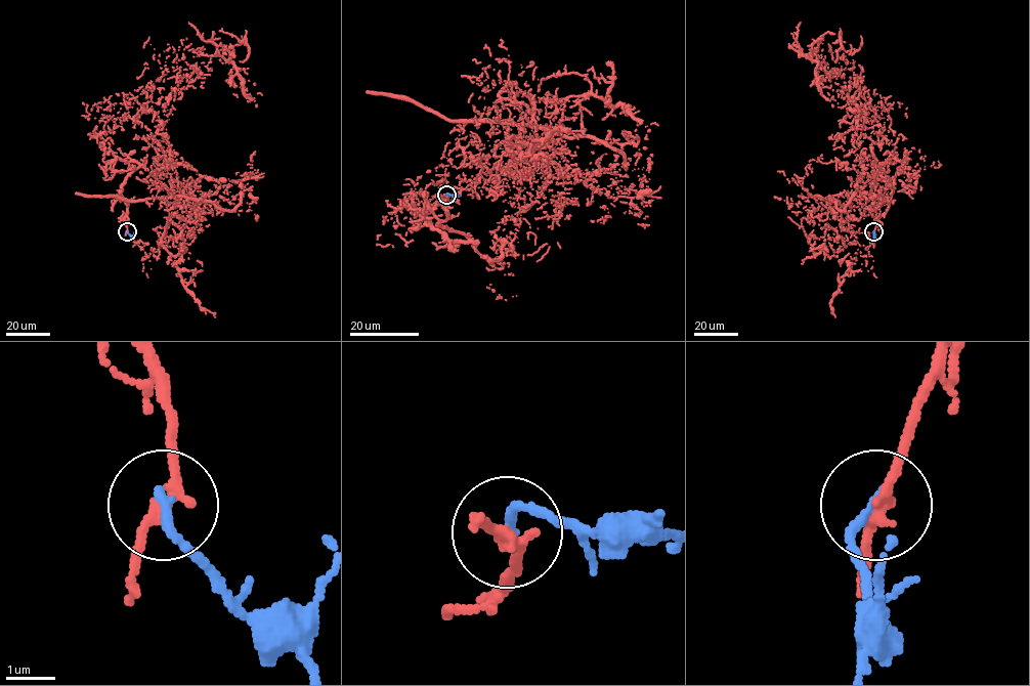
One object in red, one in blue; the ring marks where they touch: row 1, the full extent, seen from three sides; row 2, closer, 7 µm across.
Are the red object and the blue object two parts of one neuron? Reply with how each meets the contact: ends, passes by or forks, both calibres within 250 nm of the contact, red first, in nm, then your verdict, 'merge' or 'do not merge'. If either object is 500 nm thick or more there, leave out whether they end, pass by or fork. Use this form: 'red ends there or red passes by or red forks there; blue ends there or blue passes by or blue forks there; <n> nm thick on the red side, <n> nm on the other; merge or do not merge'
red passes by; blue ends there; 240 nm thick on the red side, 220 nm on the other; do not merge

